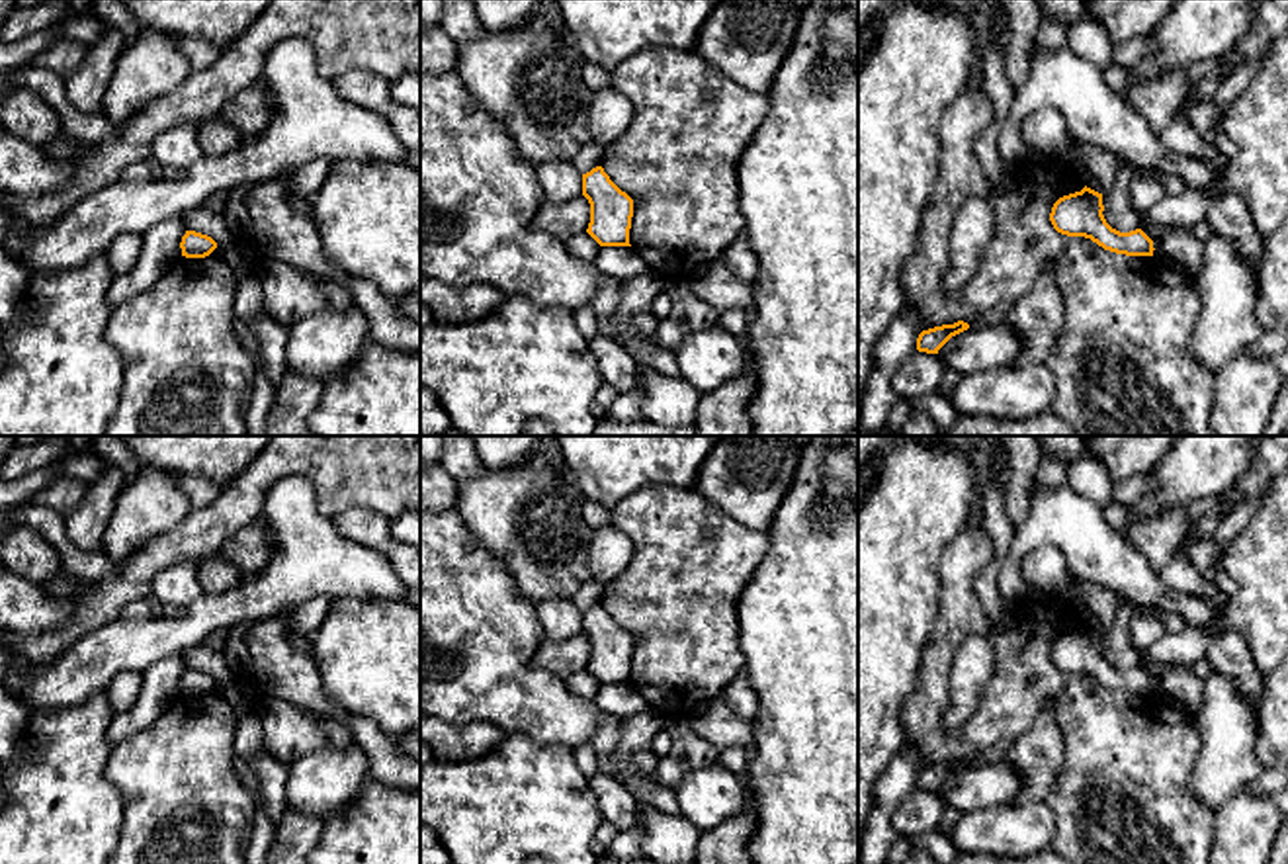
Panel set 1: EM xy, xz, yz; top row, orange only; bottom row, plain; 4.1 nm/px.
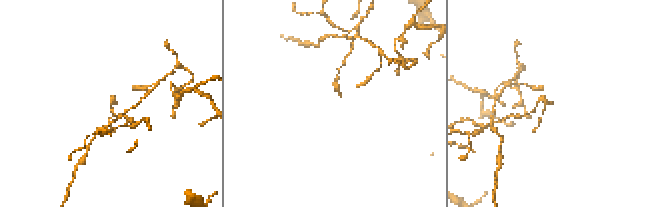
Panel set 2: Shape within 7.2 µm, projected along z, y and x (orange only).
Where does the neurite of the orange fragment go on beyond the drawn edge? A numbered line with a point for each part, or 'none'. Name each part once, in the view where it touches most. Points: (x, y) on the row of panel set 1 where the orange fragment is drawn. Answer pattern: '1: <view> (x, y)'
none

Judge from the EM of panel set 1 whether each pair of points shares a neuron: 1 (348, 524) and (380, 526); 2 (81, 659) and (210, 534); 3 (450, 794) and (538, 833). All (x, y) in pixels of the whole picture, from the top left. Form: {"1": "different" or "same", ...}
{"1": "same", "2": "different", "3": "same"}

